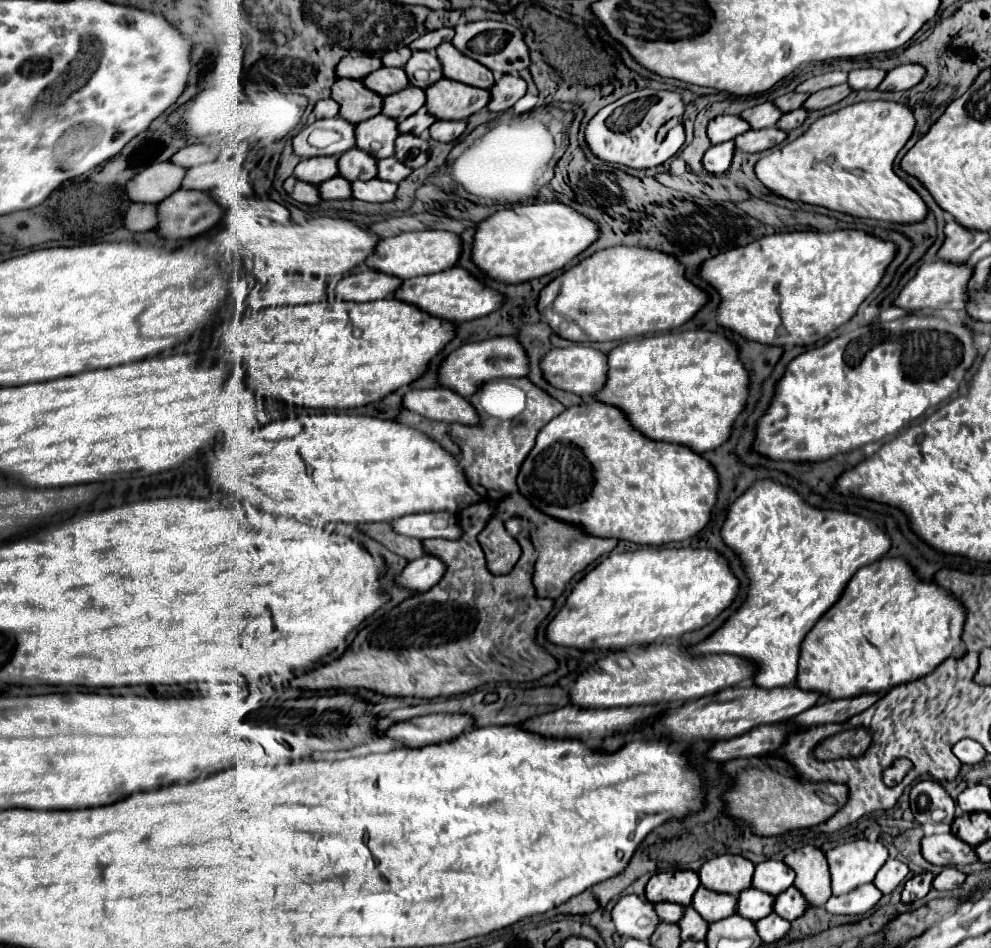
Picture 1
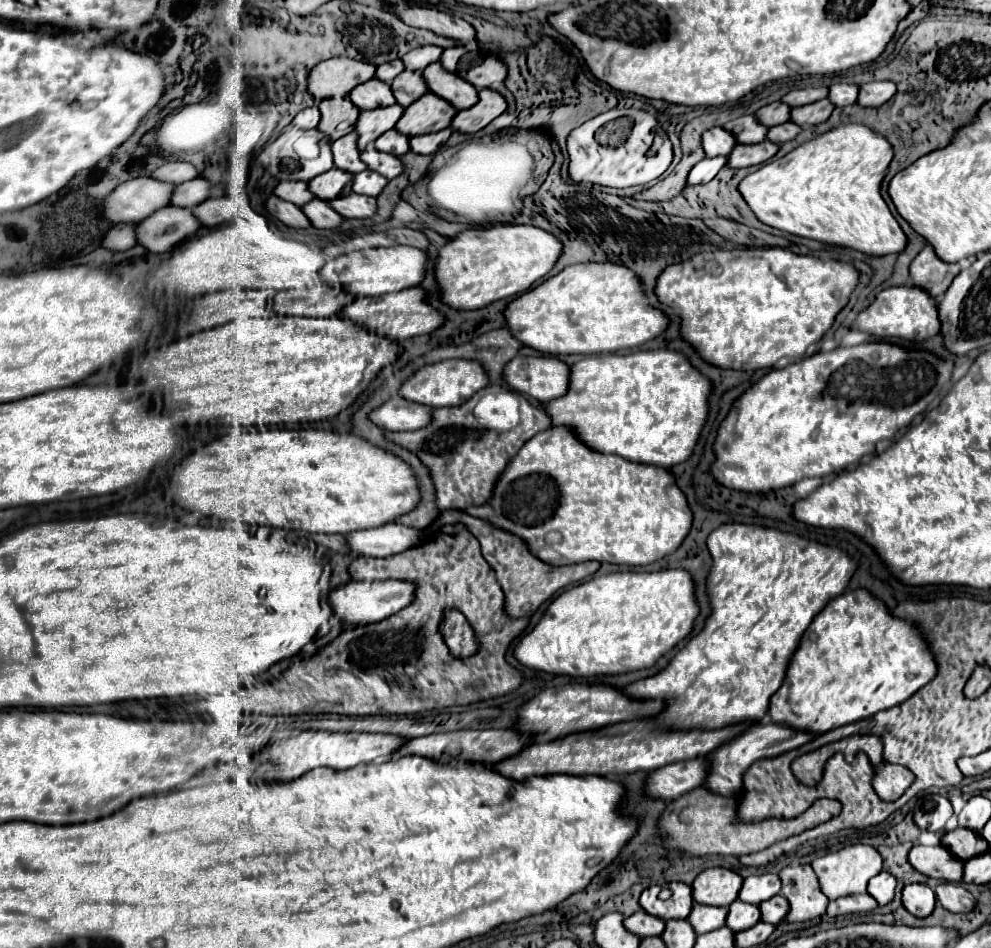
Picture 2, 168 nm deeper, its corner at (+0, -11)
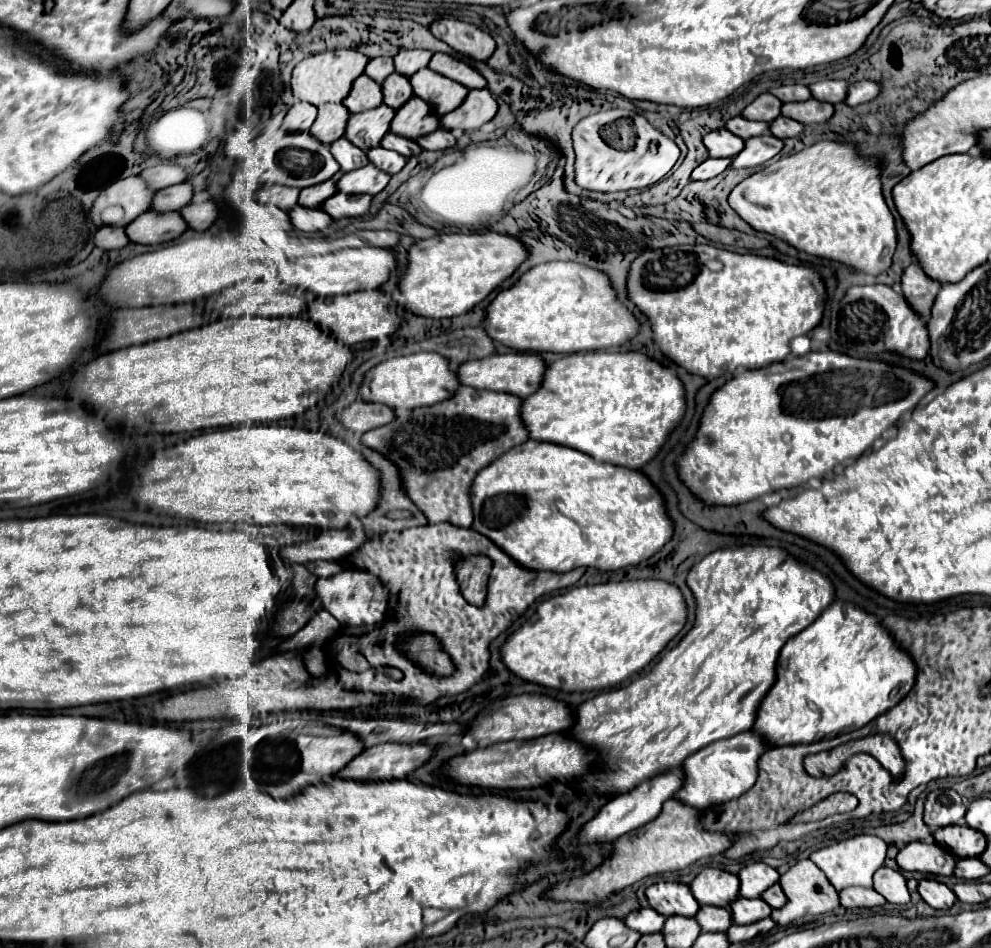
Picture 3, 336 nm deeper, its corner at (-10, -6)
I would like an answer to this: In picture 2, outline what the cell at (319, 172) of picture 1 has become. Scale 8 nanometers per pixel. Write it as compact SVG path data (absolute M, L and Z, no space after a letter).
M281 181L273 189L273 195L277 195L283 201L295 203L297 207L303 207L313 199L313 195L307 191L307 183L301 183L301 181Z

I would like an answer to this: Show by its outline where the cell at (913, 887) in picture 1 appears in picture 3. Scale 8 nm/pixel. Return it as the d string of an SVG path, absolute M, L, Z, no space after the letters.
M921 880L917 886L921 898L935 910L949 910L953 902L957 900L953 890L949 890L945 884L937 880Z

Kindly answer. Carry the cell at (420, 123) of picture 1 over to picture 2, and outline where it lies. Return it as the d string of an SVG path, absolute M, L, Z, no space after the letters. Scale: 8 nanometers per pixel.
M391 129L387 133L383 133L377 141L375 141L375 147L377 151L383 151L383 153L393 153L397 157L401 157L403 153L409 151L409 137Z

